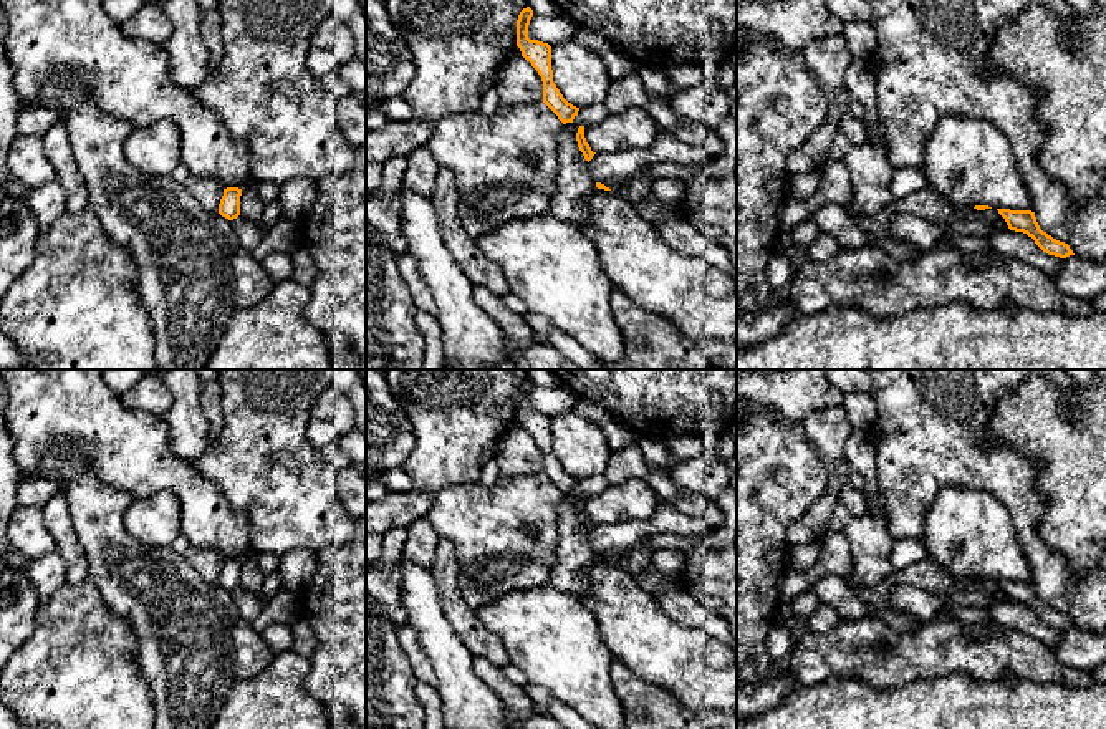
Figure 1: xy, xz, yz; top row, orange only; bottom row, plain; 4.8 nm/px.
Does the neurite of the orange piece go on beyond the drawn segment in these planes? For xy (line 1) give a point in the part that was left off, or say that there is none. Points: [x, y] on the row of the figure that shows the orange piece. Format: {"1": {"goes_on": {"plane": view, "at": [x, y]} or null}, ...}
{"1": {"goes_on": null}}

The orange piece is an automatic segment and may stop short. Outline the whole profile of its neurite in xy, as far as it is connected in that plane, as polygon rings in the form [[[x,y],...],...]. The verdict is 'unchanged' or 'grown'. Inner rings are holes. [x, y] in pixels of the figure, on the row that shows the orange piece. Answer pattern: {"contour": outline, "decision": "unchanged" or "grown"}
{"contour": [[[227,187],[219,204],[219,214],[228,220],[233,220],[240,215],[240,196],[242,189]]], "decision": "unchanged"}

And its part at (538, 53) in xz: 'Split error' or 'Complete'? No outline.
Complete

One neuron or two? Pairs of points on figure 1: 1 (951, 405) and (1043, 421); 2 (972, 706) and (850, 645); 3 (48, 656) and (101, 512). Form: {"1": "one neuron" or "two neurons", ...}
{"1": "two neurons", "2": "two neurons", "3": "two neurons"}

